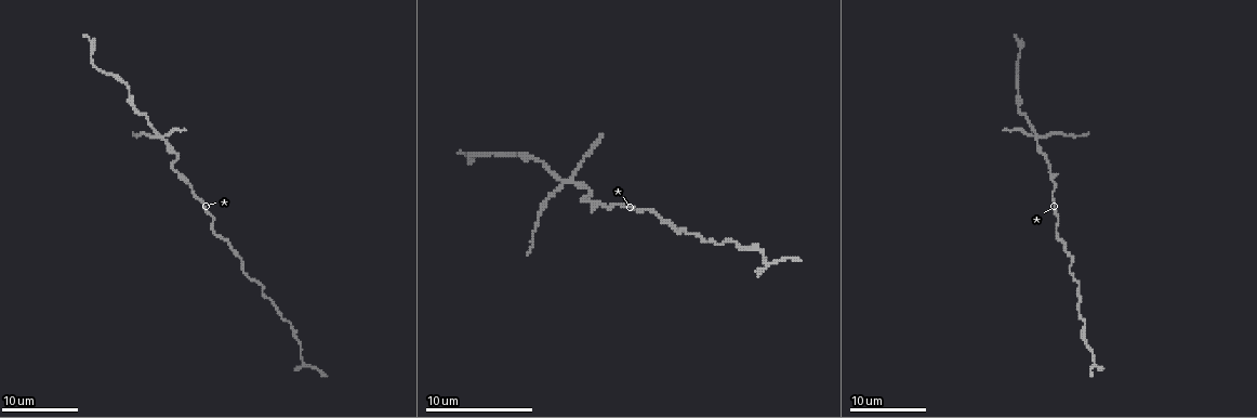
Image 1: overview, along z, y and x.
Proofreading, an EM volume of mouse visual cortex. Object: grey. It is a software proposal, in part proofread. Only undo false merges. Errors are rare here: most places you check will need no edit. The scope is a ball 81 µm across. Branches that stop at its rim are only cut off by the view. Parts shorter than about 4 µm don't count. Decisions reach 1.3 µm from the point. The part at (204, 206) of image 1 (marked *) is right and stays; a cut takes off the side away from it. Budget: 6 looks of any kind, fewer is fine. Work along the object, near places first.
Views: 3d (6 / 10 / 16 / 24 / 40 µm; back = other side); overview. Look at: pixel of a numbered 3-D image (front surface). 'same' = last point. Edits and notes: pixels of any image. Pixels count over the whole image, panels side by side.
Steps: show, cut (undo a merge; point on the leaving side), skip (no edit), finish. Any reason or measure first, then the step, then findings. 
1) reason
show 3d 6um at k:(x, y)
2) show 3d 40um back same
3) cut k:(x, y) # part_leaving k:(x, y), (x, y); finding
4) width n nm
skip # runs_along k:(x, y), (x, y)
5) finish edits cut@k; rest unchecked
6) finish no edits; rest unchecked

sudden change in width
show 3d 16um at 1:(677, 230)

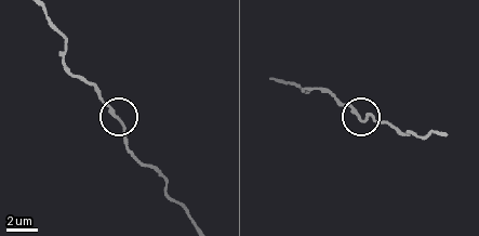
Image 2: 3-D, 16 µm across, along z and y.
show 3d 6um at 2:(359, 121)

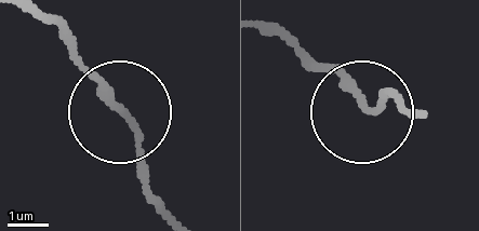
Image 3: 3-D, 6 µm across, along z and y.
skip # runs_along 3:(42, 14), (83, 76), (128, 117), (145, 196); continuous, no second neuron

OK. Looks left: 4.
sudden change in width
show 3d 10um at 1:(292, 324)

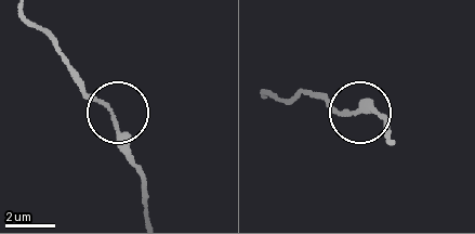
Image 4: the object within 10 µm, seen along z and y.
show 3d 6um at 4:(110, 114)

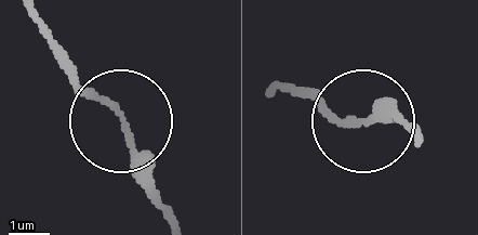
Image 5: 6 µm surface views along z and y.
width 150 nm
skip # runs_along 5:(281, 92), (363, 123), (406, 123); one neuron here

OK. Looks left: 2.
four arms meet
show 3d 10um at 1:(159, 134)

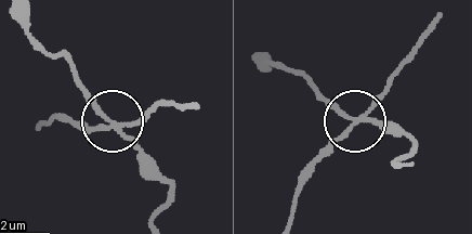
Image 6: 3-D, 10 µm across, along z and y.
arms 4
cut 6:(142, 117) # part_leaving 6:(117, 131), (88, 131), (69, 119), (42, 125); a second neuron is stuck on

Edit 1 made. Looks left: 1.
finish edits cut@6; rest unchecked

